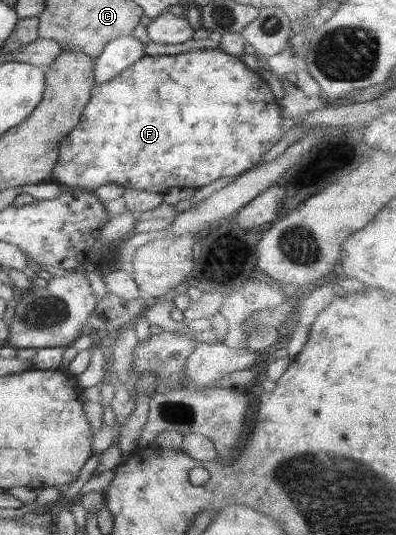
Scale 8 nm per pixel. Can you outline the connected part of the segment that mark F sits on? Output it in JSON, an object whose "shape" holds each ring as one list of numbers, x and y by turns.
{"shape":[[218,47,213,49,193,49,185,53,174,55,143,56,133,65,121,71,117,77,109,79,107,83,94,83,91,90,91,99,79,123,65,135,57,150,58,157,51,173,51,180,63,188,79,188,93,191,101,185,115,183,124,188,142,189,162,193,169,187,203,187,222,177,235,178,247,170,253,169,262,163,263,155,269,151,283,136,281,121,281,107,269,89,268,83,258,73,247,68,241,58,229,55]]}

